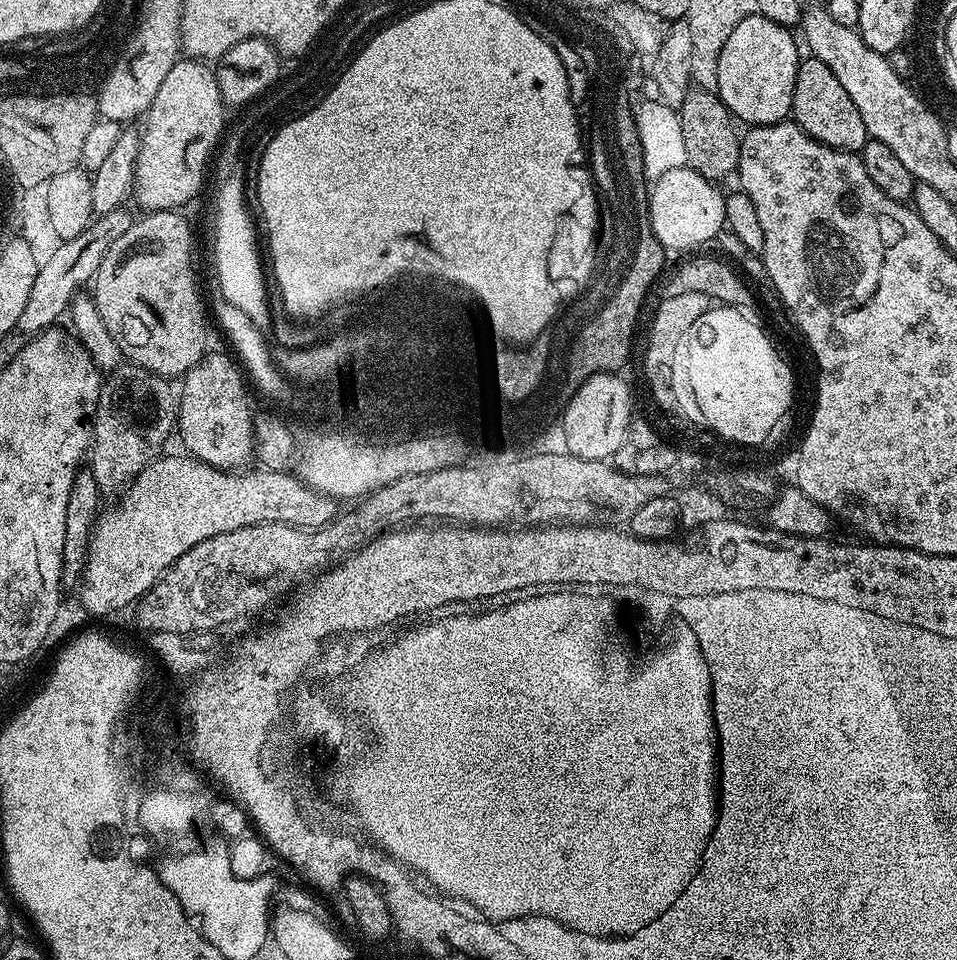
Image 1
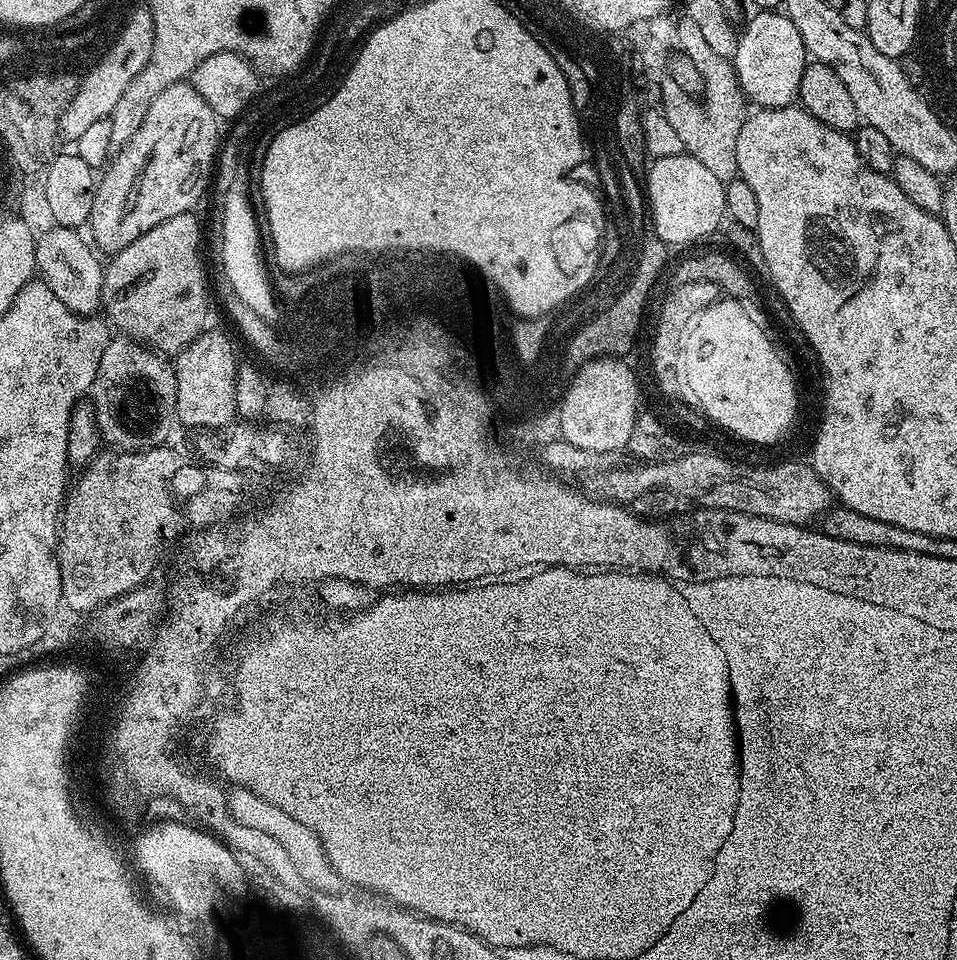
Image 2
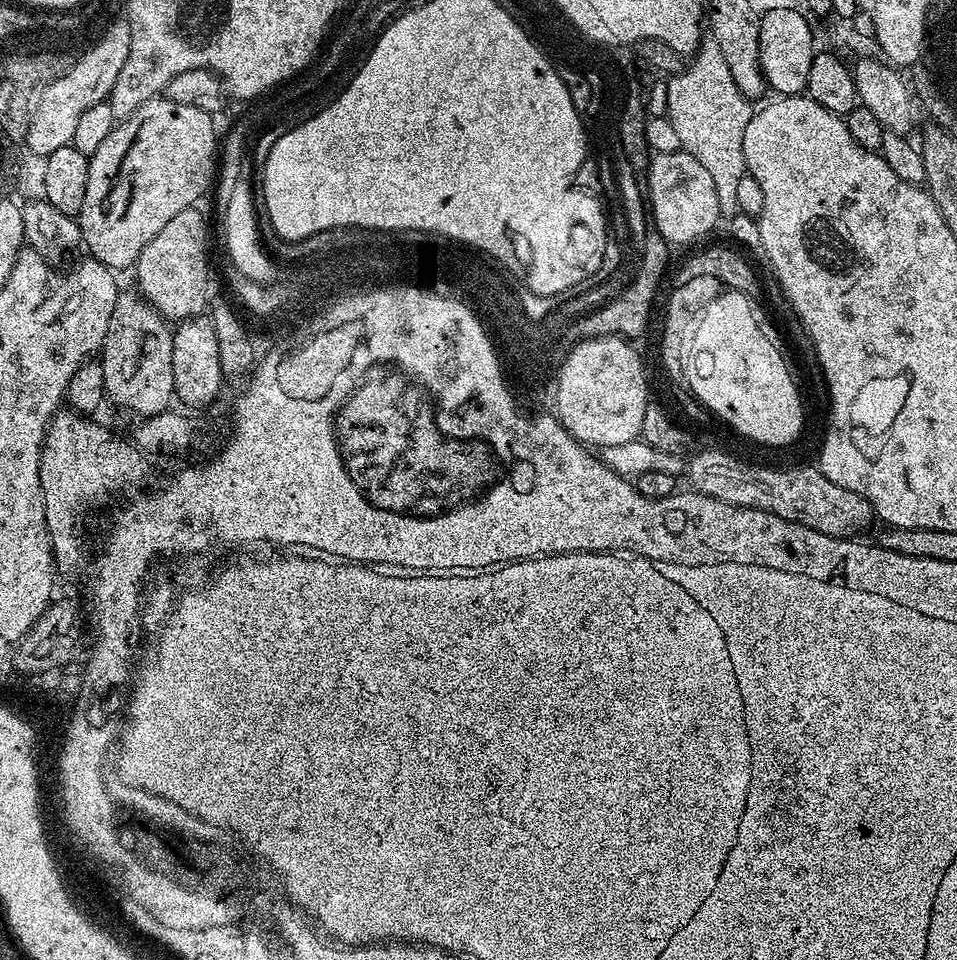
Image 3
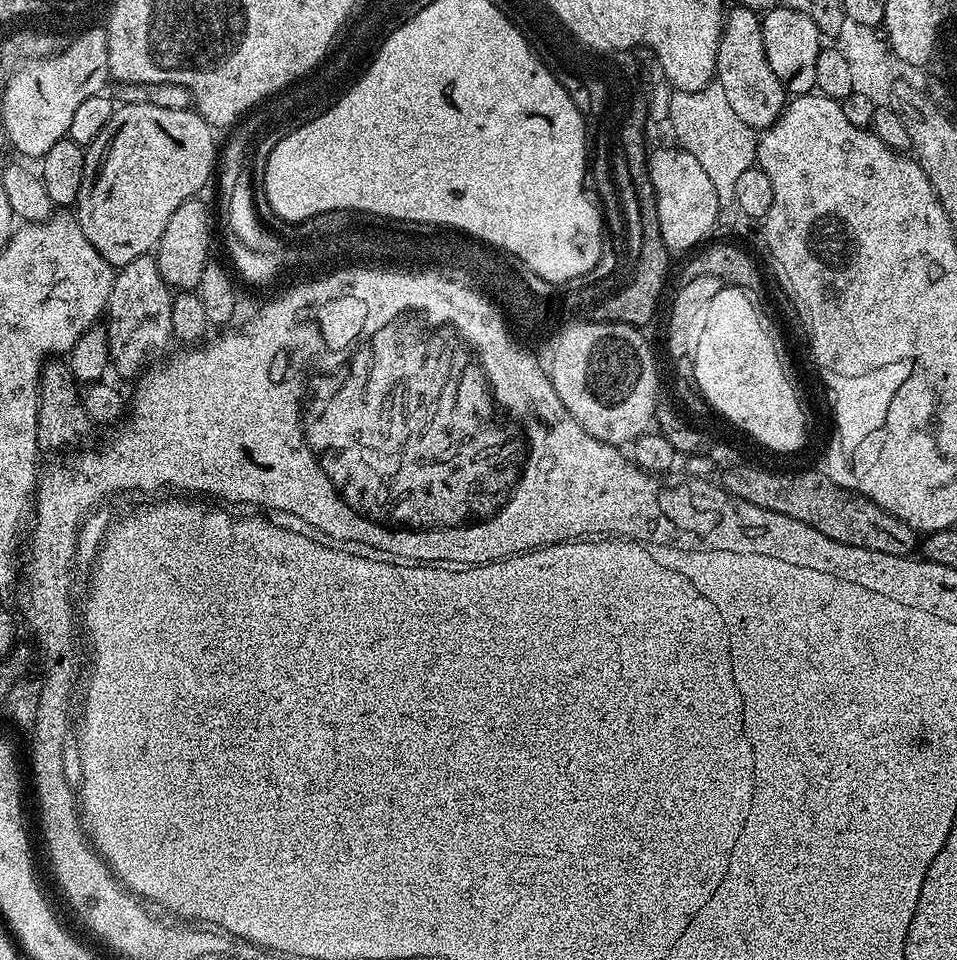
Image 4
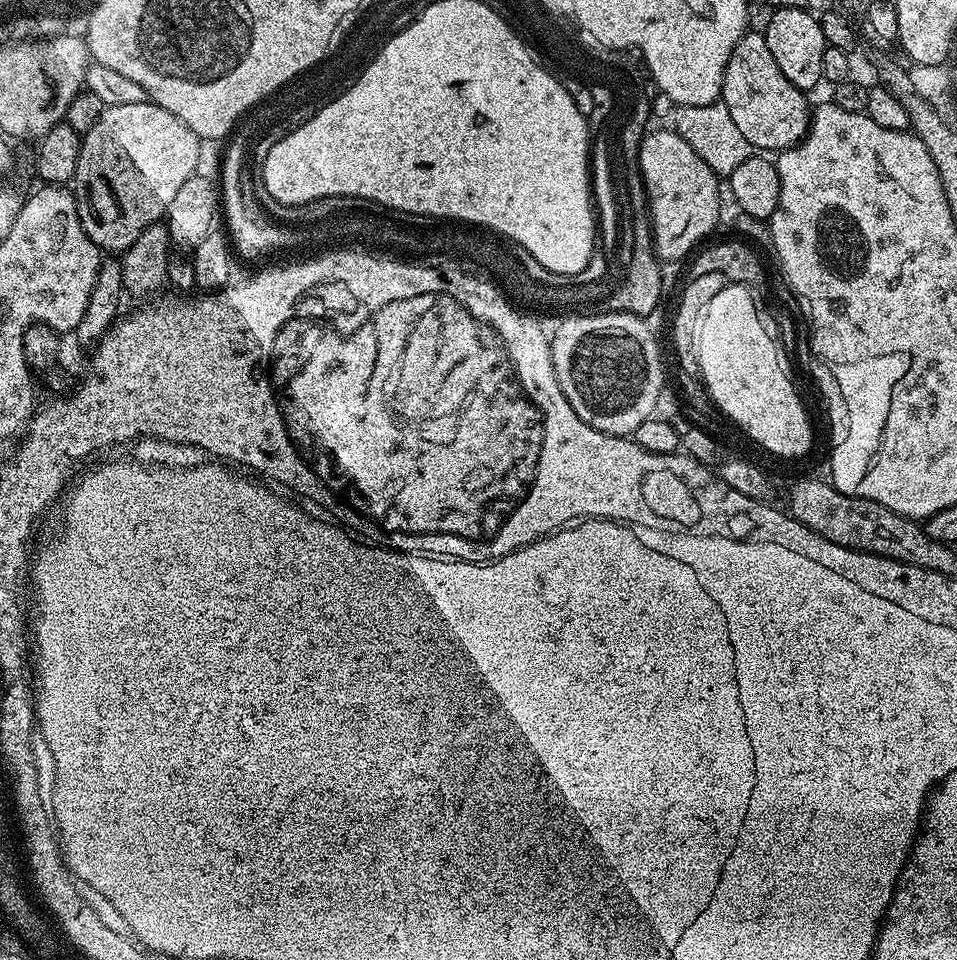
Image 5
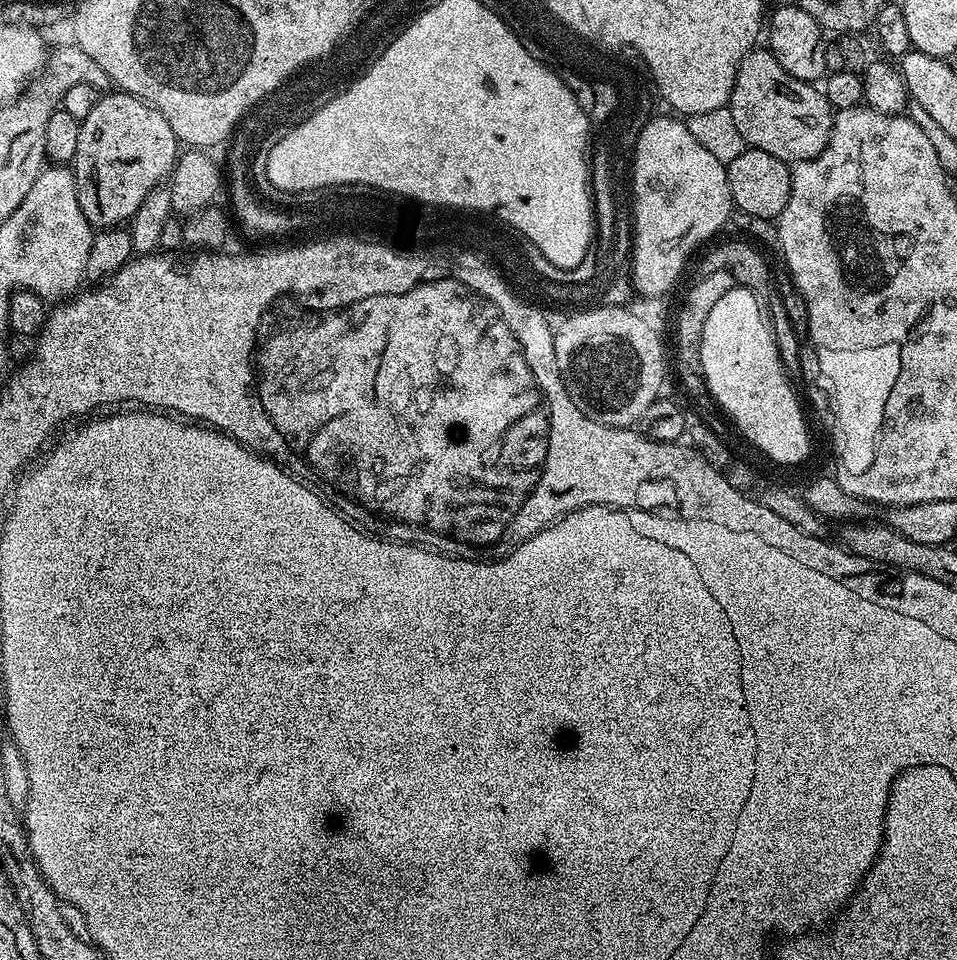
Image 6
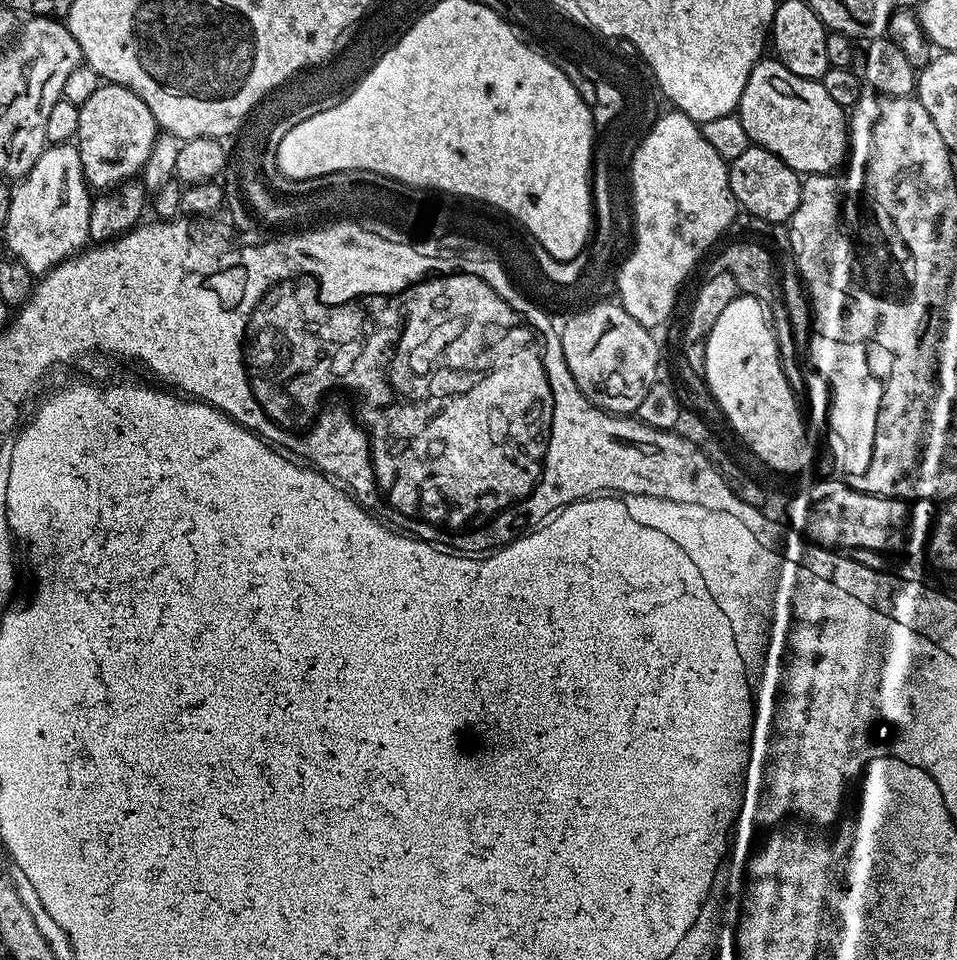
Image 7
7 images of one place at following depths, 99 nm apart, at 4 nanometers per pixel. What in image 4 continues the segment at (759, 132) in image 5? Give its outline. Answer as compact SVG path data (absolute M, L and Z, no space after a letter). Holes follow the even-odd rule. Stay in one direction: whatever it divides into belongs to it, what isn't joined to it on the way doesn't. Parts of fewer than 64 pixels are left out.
M739 6L729 7L724 17L724 33L718 42L715 83L720 84L727 101L746 126L763 130L784 112L786 89L784 83L770 70L766 46L762 42L762 20L754 10Z

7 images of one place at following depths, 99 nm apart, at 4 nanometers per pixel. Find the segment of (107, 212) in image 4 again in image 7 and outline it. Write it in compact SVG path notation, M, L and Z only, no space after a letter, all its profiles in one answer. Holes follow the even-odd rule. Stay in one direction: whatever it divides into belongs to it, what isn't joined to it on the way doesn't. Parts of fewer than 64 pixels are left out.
M101 83L100 88L80 105L78 130L74 137L89 189L111 190L117 184L127 184L139 177L144 171L146 158L150 158L157 135L154 114L150 114L150 106L146 106L138 94L120 84Z

